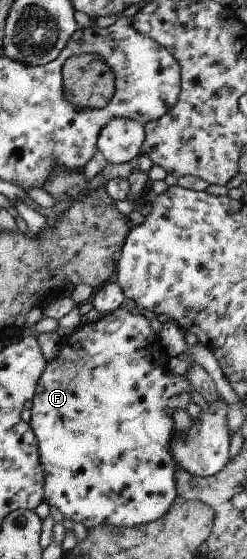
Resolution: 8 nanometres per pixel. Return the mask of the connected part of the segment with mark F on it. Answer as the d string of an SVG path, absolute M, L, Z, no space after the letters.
M120 307L116 312L104 315L96 322L80 324L72 334L62 339L58 356L47 362L45 372L32 396L33 405L29 424L33 427L36 435L40 462L44 466L44 474L46 474L46 482L44 482L46 500L44 502L49 506L56 506L64 517L70 518L74 522L82 522L88 529L104 524L118 528L133 527L155 521L169 511L178 496L176 481L178 466L170 454L170 443L174 438L172 413L176 408L185 408L187 404L190 404L190 390L194 388L185 374L174 376L173 373L166 374L162 368L156 368L154 346L158 346L158 338L152 332L152 328L150 328L144 315L135 310L129 311Z

